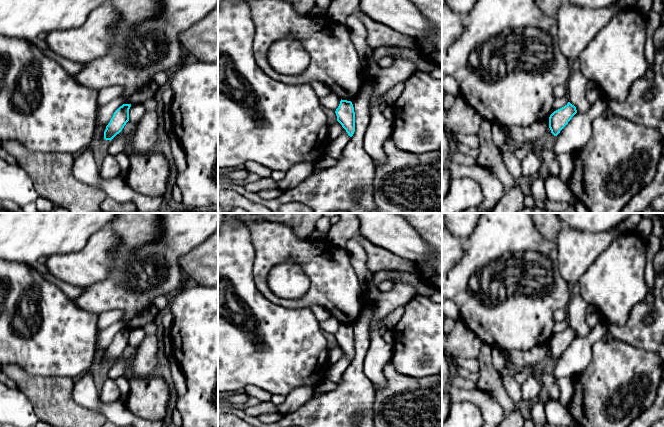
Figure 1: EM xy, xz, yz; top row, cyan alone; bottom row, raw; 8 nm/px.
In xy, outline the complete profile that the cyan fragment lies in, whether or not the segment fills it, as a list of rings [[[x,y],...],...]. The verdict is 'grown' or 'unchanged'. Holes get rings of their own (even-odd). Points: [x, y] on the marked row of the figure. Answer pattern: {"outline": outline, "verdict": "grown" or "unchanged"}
{"outline": [[[123,104],[114,112],[104,131],[105,140],[111,141],[117,134],[122,131],[126,123],[129,121],[130,107],[131,104]]], "verdict": "unchanged"}

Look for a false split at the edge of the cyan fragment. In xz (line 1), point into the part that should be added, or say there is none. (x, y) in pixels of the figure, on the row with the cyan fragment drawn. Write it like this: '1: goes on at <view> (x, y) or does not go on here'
1: does not go on here

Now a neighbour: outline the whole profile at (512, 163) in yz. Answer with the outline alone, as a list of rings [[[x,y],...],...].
[[[513,147],[501,153],[503,163],[510,175],[520,181],[522,177],[521,161],[514,155]]]

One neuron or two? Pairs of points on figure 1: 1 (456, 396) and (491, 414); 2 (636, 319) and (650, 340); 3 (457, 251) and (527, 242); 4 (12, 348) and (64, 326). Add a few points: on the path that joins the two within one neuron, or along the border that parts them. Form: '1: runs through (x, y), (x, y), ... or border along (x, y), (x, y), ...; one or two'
1: runs through (465, 396), (475, 396), (484, 405); one
2: runs through (636, 324), (645, 335); one
3: border along (463, 240), (463, 256), (452, 268); two
4: runs through (25, 341), (32, 341), (39, 334), (51, 334); one

